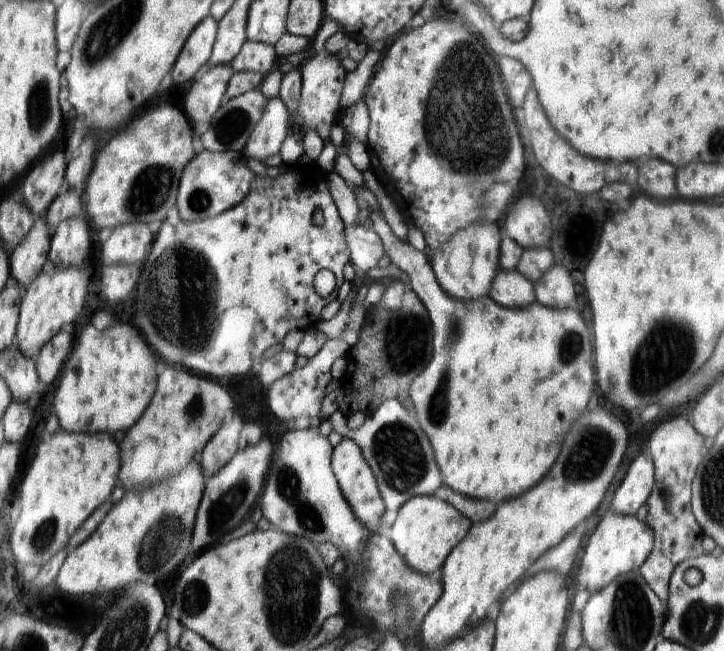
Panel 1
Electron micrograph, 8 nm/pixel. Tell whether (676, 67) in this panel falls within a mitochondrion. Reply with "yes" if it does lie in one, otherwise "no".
no

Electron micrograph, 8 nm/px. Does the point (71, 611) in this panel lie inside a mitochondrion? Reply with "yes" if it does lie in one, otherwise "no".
no

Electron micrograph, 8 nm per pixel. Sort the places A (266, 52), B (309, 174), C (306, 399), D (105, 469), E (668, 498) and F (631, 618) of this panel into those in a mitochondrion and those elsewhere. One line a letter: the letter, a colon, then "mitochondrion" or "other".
A: other
B: other
C: other
D: other
E: mitochondrion
F: mitochondrion

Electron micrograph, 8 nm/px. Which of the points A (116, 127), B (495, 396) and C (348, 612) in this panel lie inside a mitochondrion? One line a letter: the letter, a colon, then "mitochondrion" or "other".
A: other
B: other
C: other

